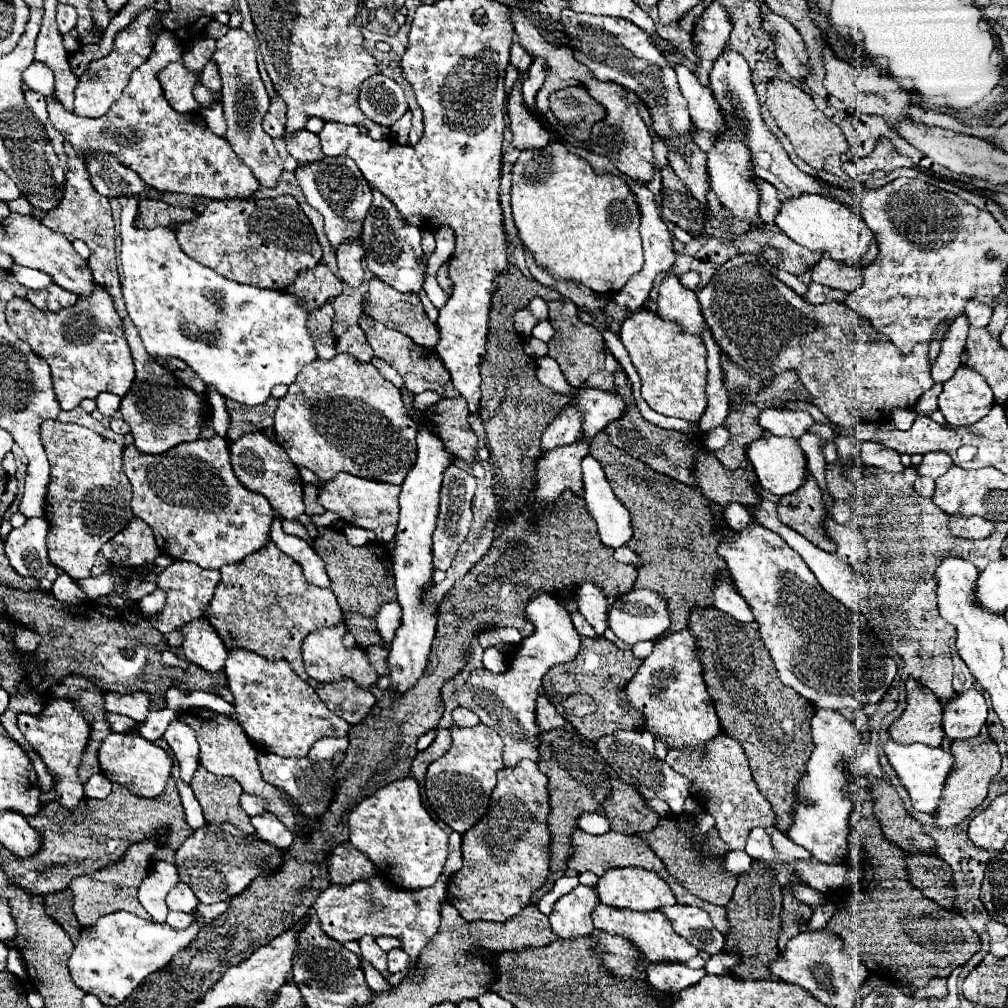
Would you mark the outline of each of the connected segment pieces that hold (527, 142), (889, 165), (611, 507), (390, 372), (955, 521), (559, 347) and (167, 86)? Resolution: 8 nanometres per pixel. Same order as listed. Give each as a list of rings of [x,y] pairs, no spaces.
[[[518,74],[518,80],[516,80],[512,92],[508,94],[508,102],[506,102],[508,128],[512,132],[512,144],[518,150],[542,150],[544,146],[548,146],[550,136],[542,128],[542,124],[524,106],[522,92],[520,92],[522,80],[524,80],[524,76]]]
[[[880,140],[878,146],[874,148],[872,154],[868,154],[866,158],[860,160],[864,172],[874,172],[874,170],[896,170],[896,168],[912,168],[914,162],[910,156],[900,154],[890,140]]]
[[[586,456],[582,460],[584,500],[590,518],[598,524],[600,542],[608,548],[620,548],[632,538],[628,510],[614,496],[598,460]]]
[[[373,357],[371,363],[380,371],[380,373],[396,387],[402,389],[402,377],[398,374],[394,368],[389,364],[380,360],[379,358]]]
[[[950,514],[948,516],[948,530],[954,536],[962,538],[986,538],[994,532],[994,522],[984,520],[980,516],[960,516],[960,514]]]
[[[556,300],[548,304],[548,320],[552,324],[552,328],[556,330],[552,340],[548,342],[548,356],[554,358],[560,364],[562,374],[566,376],[566,380],[580,388],[588,376],[596,374],[602,370],[604,366],[604,340],[602,334],[590,326],[580,322],[578,318],[578,306],[570,300]]]
[[[174,62],[174,64],[166,66],[158,74],[158,78],[162,82],[164,96],[174,110],[178,110],[178,112],[196,110],[196,100],[192,96],[192,88],[200,80],[200,74],[192,74],[182,66],[182,62]]]

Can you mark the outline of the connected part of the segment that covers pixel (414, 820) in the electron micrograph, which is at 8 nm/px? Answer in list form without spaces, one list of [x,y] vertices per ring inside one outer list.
[[[404,778],[396,780],[384,788],[380,788],[374,796],[366,798],[360,802],[360,806],[354,808],[350,814],[350,844],[358,850],[362,850],[376,866],[378,874],[404,890],[422,890],[428,888],[428,884],[434,884],[448,860],[448,834],[432,820],[432,816],[426,812],[422,798],[420,798],[420,788],[414,778]]]

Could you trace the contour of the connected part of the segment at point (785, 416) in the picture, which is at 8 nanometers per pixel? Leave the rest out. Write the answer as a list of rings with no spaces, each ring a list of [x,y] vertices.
[[[766,408],[758,414],[758,424],[774,436],[788,436],[798,440],[814,424],[814,418],[810,418],[808,412]]]

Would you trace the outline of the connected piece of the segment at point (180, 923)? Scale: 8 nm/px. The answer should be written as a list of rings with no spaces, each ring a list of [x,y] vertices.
[[[168,912],[166,922],[174,928],[186,928],[194,920],[194,912]]]

